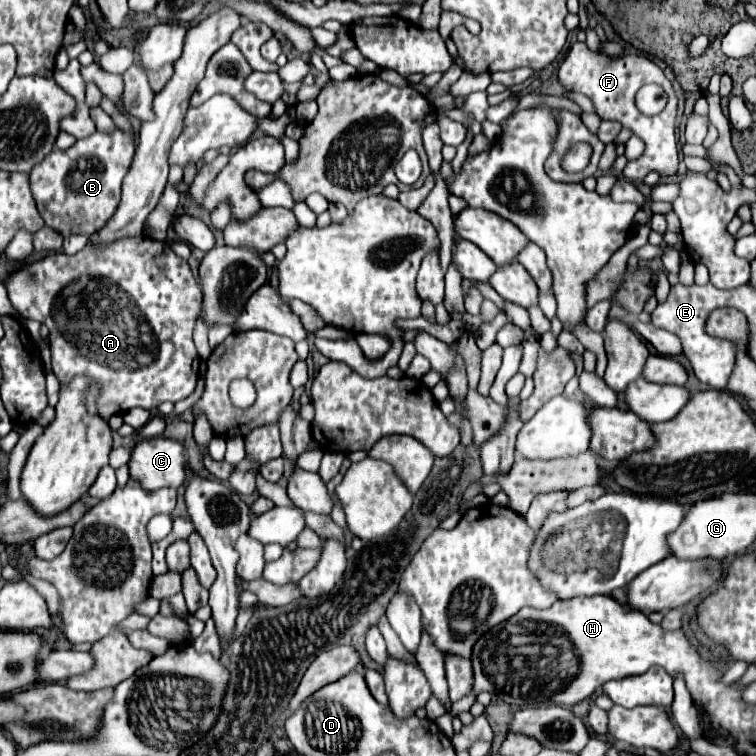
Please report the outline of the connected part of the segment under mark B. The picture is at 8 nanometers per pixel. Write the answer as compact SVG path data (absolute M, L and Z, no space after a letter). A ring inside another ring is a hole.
M116 130L114 134L94 132L68 150L52 150L29 174L31 192L46 226L56 230L62 238L98 232L112 218L120 202L122 180L132 158L134 140L122 130Z

